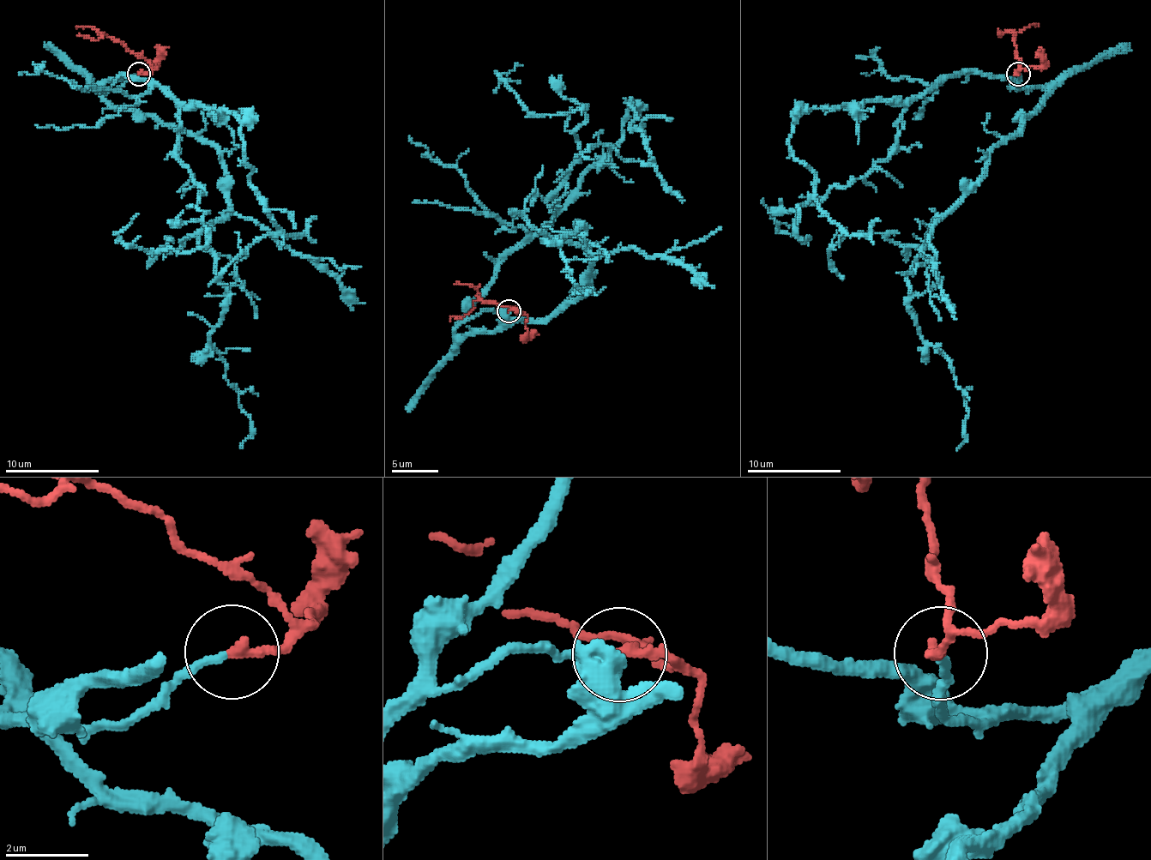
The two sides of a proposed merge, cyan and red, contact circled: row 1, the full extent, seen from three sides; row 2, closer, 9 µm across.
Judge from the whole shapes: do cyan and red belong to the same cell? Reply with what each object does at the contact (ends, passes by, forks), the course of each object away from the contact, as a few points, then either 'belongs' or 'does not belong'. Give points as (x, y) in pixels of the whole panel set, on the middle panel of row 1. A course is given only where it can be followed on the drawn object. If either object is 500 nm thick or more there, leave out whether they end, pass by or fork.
cyan ends; red ends; course cyan (508, 310), (454, 334), (581, 297), (591, 255), (561, 238), (577, 222), (560, 255), (587, 291), (575, 284); course red (508, 310), (521, 312), (479, 301), (473, 303), (467, 314), (453, 316), (450, 321); belongs

